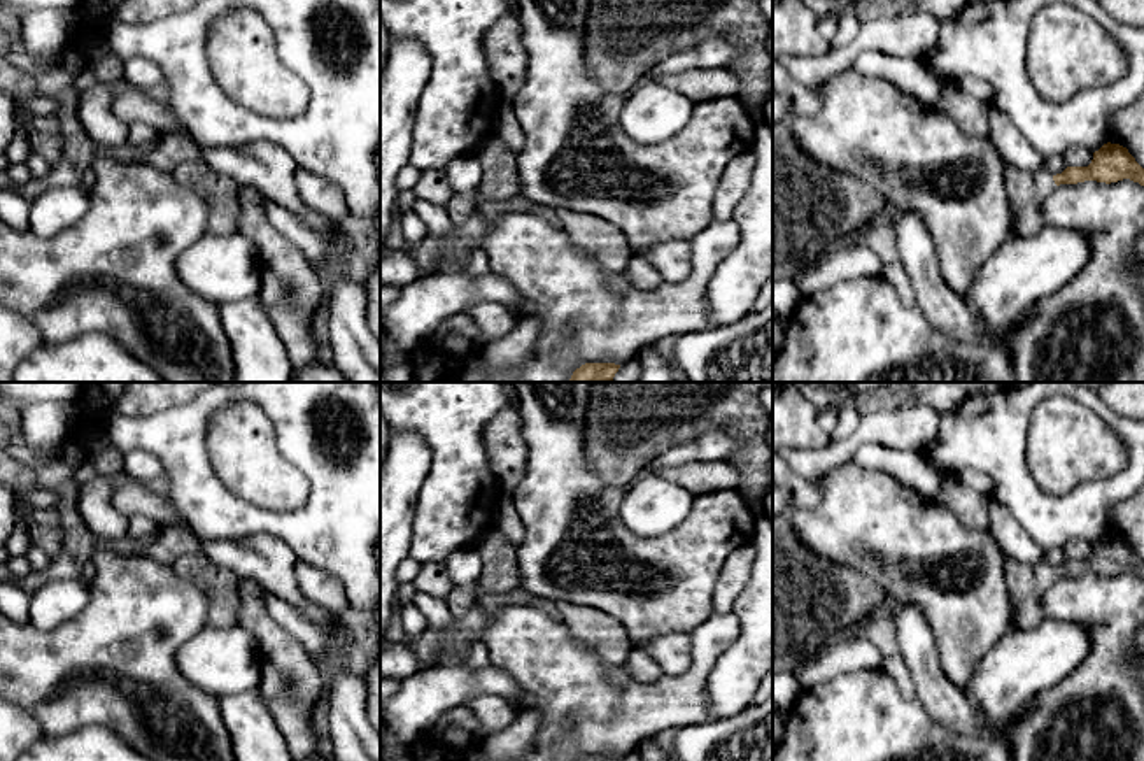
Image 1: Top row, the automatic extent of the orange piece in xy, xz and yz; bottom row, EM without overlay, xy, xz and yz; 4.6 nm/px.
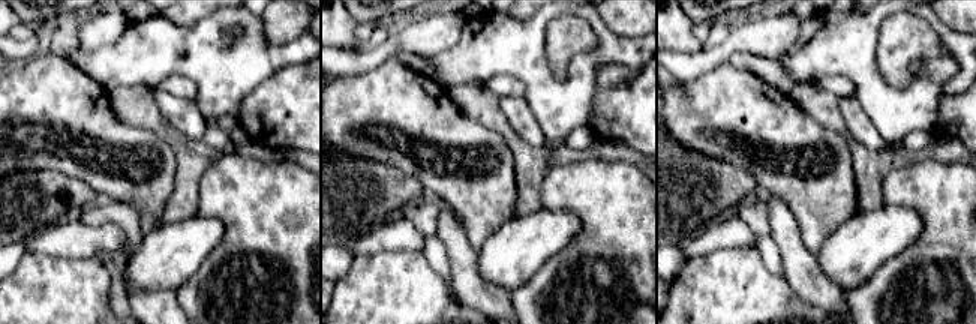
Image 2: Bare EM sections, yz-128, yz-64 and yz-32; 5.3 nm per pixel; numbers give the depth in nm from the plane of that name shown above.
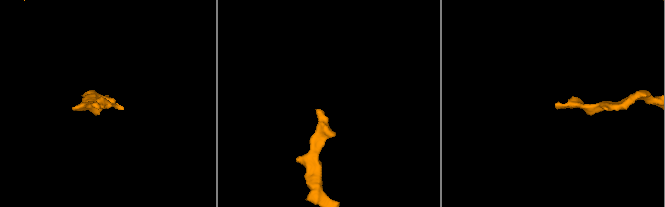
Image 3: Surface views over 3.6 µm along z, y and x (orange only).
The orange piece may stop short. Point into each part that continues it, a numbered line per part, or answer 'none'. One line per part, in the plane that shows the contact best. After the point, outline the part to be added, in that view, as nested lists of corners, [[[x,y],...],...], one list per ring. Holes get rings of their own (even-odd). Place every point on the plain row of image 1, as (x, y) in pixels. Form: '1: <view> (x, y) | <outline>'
1: yz (1027, 583) | [[[1004,556],[1004,572],[1014,608],[1014,628],[1039,626],[1046,619],[1042,594],[1056,580],[1053,568],[1046,561],[1023,565]]]

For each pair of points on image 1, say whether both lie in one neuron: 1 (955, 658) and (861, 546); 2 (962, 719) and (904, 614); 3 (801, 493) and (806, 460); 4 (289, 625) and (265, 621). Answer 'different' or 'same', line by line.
1: same
2: same
3: different
4: different

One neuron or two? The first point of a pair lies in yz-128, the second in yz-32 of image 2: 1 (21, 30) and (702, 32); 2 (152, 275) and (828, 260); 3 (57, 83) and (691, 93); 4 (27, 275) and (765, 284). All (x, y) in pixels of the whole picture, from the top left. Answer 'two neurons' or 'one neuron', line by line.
1: one neuron
2: one neuron
3: one neuron
4: one neuron

